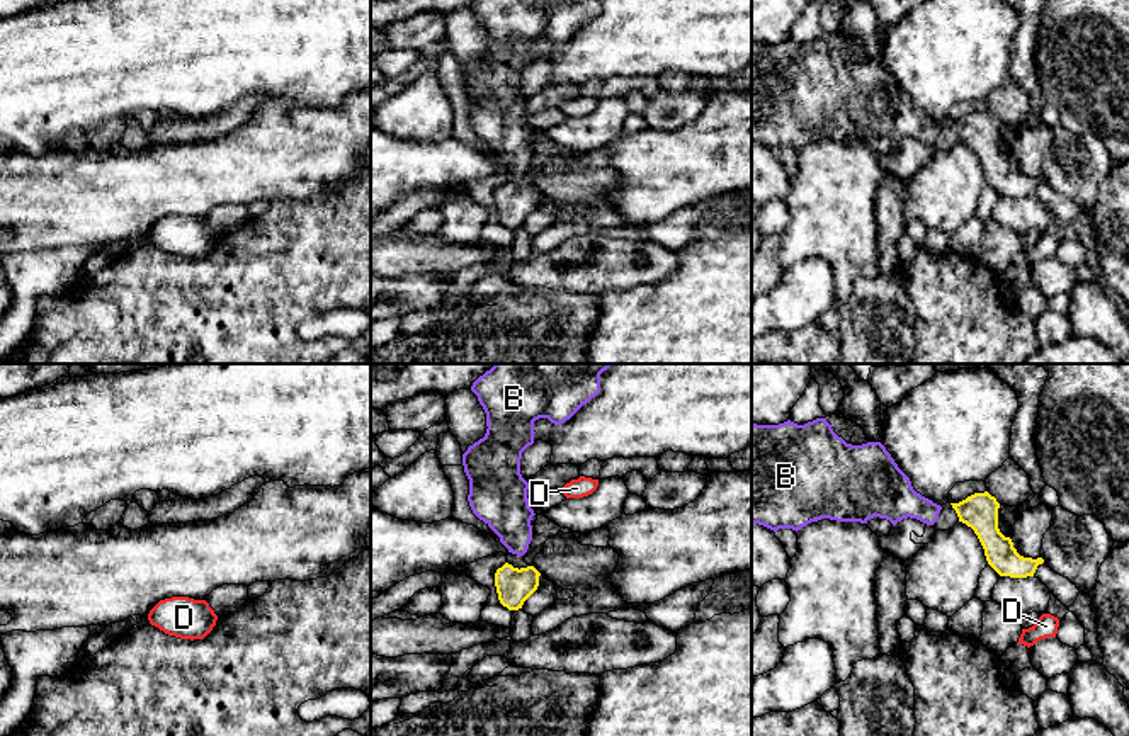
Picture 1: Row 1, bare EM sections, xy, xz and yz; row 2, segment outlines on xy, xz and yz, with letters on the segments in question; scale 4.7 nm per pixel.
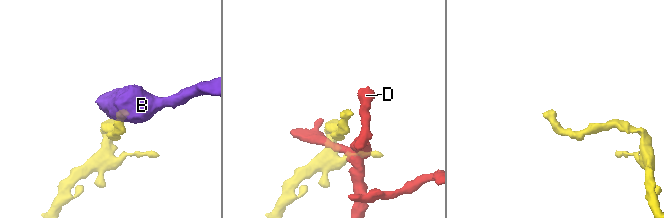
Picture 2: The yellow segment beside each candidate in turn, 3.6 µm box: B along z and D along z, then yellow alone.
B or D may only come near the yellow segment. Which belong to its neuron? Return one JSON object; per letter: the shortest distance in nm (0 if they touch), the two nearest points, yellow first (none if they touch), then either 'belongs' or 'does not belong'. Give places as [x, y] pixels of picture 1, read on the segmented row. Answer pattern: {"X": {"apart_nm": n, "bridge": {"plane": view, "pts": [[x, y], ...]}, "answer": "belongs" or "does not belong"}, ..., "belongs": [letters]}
{"B": {"apart_nm": 50, "bridge": {"plane": "yz", "pts": [[951, 503], [941, 507]]}, "answer": "belongs"}, "D": {"apart_nm": 190, "bridge": {"plane": "yz", "pts": [[1032, 575], [1043, 614]]}, "answer": "does not belong"}, "belongs": ["B"]}

